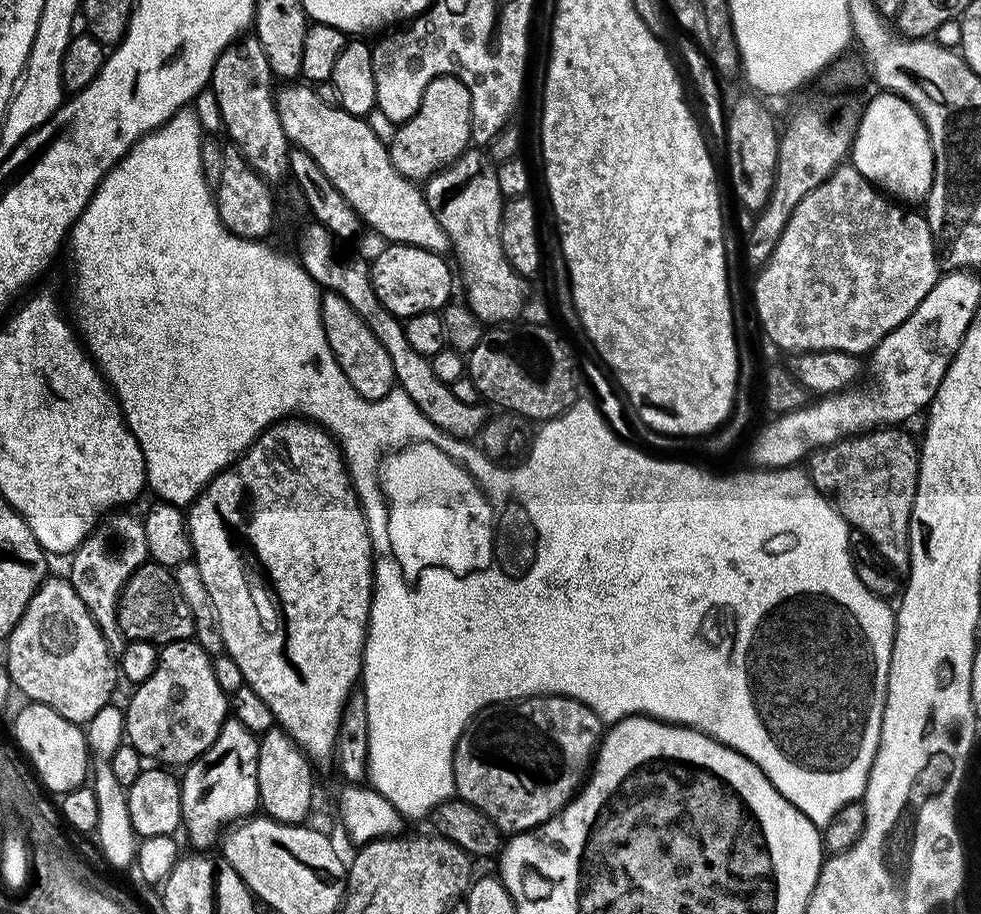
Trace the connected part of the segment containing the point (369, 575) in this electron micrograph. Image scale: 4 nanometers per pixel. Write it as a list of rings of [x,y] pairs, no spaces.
[[[285,418],[277,423],[272,424],[263,434],[254,441],[251,446],[244,452],[236,463],[223,468],[221,472],[212,479],[203,492],[192,501],[186,512],[188,522],[188,533],[190,534],[190,542],[192,543],[192,560],[198,566],[198,574],[202,574],[202,582],[206,582],[206,591],[210,594],[210,602],[214,602],[214,610],[218,618],[218,626],[222,634],[222,642],[224,643],[223,651],[226,655],[237,664],[237,673],[239,678],[244,680],[243,683],[247,687],[254,690],[254,694],[258,694],[258,698],[262,698],[262,702],[266,702],[266,706],[270,706],[272,711],[272,719],[279,727],[288,733],[288,737],[295,740],[303,750],[305,756],[313,761],[324,760],[333,755],[336,750],[336,735],[340,729],[340,715],[344,709],[344,703],[347,702],[349,696],[352,695],[357,687],[358,681],[362,676],[364,667],[364,641],[368,639],[368,615],[372,609],[372,586],[374,583],[374,563],[372,564],[372,536],[368,533],[368,520],[364,517],[364,512],[360,509],[360,500],[356,497],[356,492],[352,489],[354,484],[353,477],[348,475],[348,465],[344,459],[343,451],[335,439],[329,433],[325,432],[319,424],[313,424],[303,418]]]

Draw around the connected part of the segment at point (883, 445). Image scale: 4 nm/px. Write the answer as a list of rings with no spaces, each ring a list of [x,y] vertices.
[[[881,426],[871,432],[861,432],[841,440],[839,444],[816,449],[806,460],[808,477],[820,495],[840,511],[840,517],[855,531],[866,534],[866,538],[882,550],[882,558],[886,558],[897,570],[907,569],[910,562],[910,514],[914,506],[916,479],[920,477],[917,441],[912,441],[911,434],[904,430],[900,426]]]

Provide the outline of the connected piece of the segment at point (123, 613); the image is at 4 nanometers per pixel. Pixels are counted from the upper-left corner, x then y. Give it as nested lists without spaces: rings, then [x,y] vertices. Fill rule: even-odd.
[[[145,562],[141,568],[134,570],[134,574],[130,574],[130,578],[126,582],[126,586],[122,590],[122,594],[118,598],[118,626],[123,634],[125,641],[131,642],[150,642],[157,646],[173,644],[179,640],[191,640],[196,635],[196,627],[194,626],[194,618],[190,606],[186,602],[186,598],[182,598],[182,594],[176,585],[175,575],[163,564],[155,562]]]

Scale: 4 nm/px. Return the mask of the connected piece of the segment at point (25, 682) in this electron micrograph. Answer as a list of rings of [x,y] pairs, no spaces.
[[[55,574],[49,575],[44,579],[38,586],[38,590],[30,598],[30,602],[26,606],[22,618],[18,618],[18,626],[14,626],[14,630],[6,638],[6,644],[8,644],[8,657],[6,657],[6,663],[15,691],[19,693],[19,695],[21,692],[22,695],[28,696],[24,698],[27,698],[29,701],[50,706],[57,714],[62,718],[66,718],[72,724],[81,726],[87,725],[88,720],[94,718],[94,714],[98,714],[98,710],[102,710],[102,706],[106,706],[113,699],[112,691],[116,688],[116,680],[118,681],[117,661],[110,654],[110,650],[106,646],[106,642],[102,638],[102,634],[98,630],[94,618],[90,618],[90,614],[82,602],[82,598],[78,598],[78,594],[74,590],[71,580],[67,578],[61,578],[61,580],[59,580]]]

